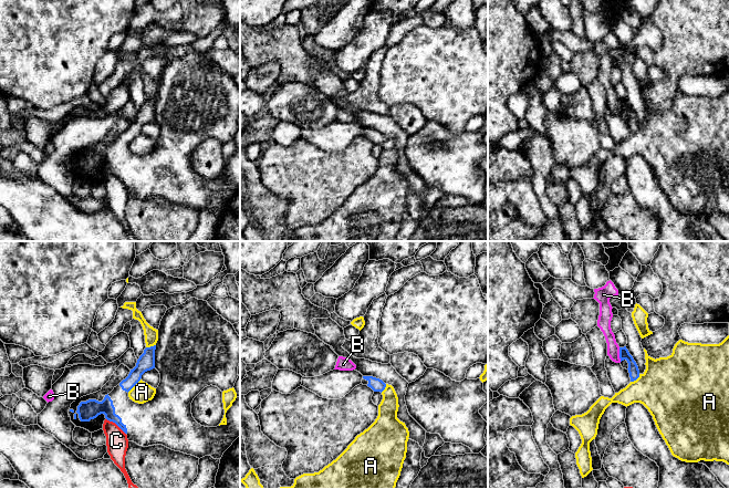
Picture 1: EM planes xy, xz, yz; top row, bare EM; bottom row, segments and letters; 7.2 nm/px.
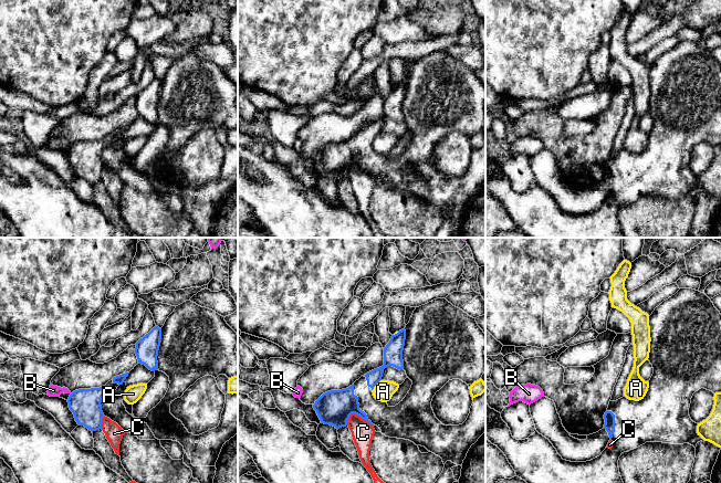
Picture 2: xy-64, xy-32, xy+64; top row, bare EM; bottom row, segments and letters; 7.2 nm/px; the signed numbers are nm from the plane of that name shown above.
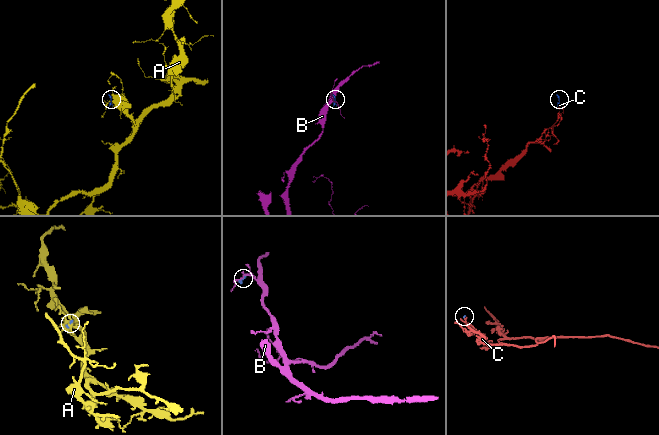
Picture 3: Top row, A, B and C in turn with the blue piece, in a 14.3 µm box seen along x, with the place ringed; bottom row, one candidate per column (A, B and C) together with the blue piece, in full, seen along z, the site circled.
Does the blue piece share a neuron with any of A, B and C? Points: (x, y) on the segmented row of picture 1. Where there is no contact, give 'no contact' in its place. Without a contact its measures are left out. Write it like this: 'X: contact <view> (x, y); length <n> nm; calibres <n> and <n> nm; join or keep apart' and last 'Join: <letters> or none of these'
A: contact xy (134, 385); length 140 nm; calibres 130 and 150 nm; keep apart
B: contact yz (620, 354); length 110 nm; calibres 80 and 100 nm; keep apart
C: contact xy (116, 424); length 180 nm; calibres 140 and 160 nm; keep apart
Join: none of these

